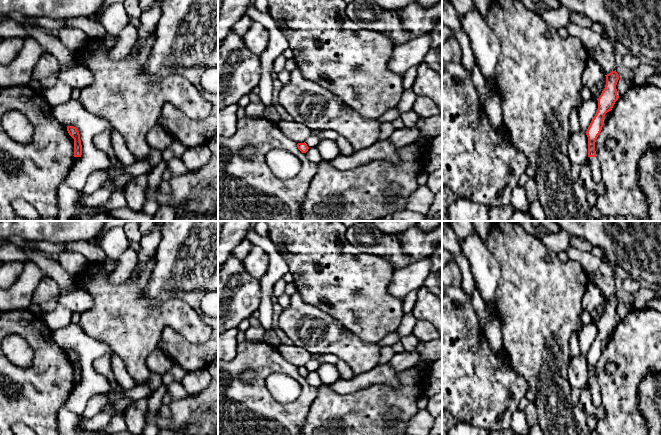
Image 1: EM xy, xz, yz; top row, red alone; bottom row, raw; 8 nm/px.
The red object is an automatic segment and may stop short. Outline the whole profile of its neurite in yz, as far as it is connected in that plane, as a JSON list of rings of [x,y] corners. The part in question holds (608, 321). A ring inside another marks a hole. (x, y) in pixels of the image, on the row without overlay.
[[[612,295],[606,300],[606,309],[601,319],[598,322],[598,333],[592,343],[586,359],[588,361],[588,382],[592,402],[595,407],[601,406],[601,391],[596,380],[595,366],[603,351],[604,340],[611,335],[615,326],[618,324],[616,309],[619,304],[618,297]]]

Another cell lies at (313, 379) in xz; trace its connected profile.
[[[317,371],[309,372],[306,376],[306,380],[311,386],[314,386],[316,388],[323,384]]]

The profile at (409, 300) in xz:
[[[413,290],[403,298],[403,311],[405,314],[410,314],[413,311],[417,301],[418,290]]]

